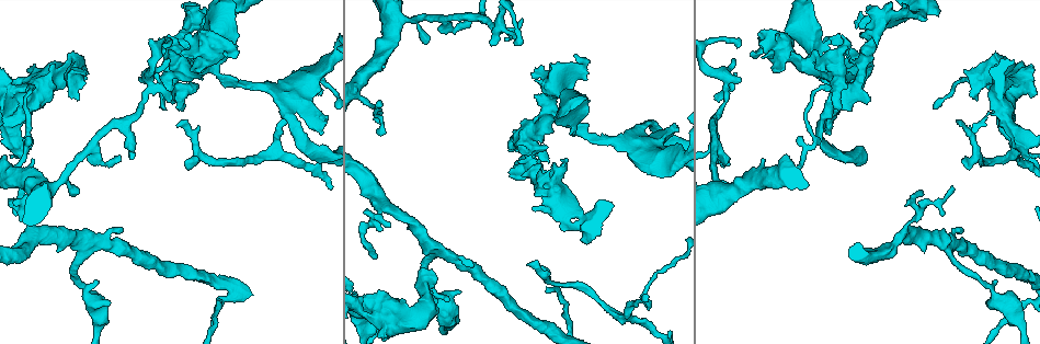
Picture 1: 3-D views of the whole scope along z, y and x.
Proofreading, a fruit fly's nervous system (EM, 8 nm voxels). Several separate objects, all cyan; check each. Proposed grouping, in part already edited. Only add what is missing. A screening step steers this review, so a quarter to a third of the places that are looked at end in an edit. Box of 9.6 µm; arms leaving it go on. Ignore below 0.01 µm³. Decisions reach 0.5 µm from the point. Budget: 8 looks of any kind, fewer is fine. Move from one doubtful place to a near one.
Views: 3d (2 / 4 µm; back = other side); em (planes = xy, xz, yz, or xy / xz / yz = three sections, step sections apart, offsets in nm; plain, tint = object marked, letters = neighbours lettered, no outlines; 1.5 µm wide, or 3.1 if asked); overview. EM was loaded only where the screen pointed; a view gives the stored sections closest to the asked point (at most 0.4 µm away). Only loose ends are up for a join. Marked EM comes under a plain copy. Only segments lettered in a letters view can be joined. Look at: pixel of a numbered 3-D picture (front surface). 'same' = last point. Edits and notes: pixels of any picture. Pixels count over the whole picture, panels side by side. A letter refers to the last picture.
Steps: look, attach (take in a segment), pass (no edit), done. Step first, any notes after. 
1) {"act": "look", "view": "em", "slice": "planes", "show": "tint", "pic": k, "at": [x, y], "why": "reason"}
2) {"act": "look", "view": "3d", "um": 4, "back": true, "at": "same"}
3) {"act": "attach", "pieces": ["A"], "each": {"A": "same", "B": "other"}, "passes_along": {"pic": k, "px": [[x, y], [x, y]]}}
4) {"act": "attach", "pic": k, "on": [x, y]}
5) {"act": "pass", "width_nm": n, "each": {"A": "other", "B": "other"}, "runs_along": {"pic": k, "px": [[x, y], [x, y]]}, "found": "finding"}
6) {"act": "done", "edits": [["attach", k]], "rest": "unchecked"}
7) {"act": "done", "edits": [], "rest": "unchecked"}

{"act": "look", "view": "em", "slice": "yz", "step": 4, "show": "letters", "pic": 1, "at": [960, 125], "why": "free end"}

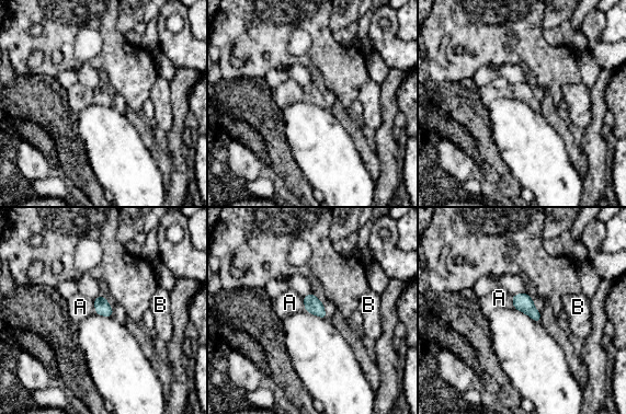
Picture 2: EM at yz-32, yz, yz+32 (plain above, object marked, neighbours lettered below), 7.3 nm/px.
{"act": "look", "view": "em", "slice": "planes", "show": "letters", "at": "same", "why": "cut it another way"}

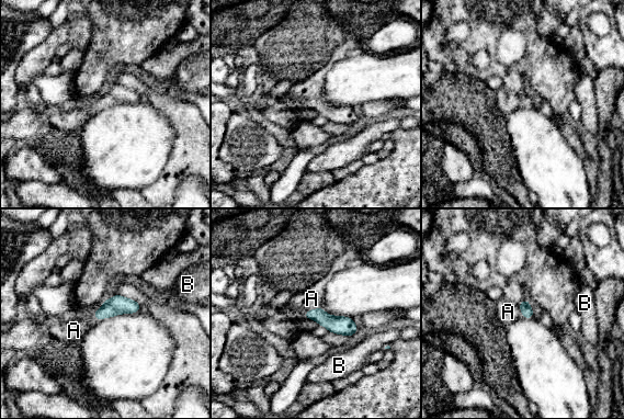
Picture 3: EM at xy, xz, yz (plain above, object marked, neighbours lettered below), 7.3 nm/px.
{"act": "attach", "pieces": ["A"], "each": {"A": "same", "B": "other"}, "passes_along": {"pic": 3, "px": [[340, 325], [313, 309], [312, 298]]}, "found": "the cell continues"}

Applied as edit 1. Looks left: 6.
{"act": "look", "view": "overview", "why": "redraw"}

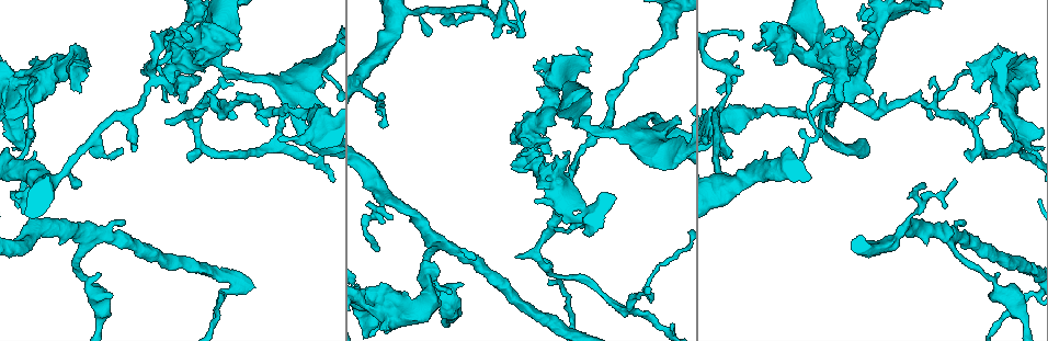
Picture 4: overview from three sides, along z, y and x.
{"act": "look", "view": "3d", "um": 2, "pic": 4, "at": [735, 52], "why": "thin end"}

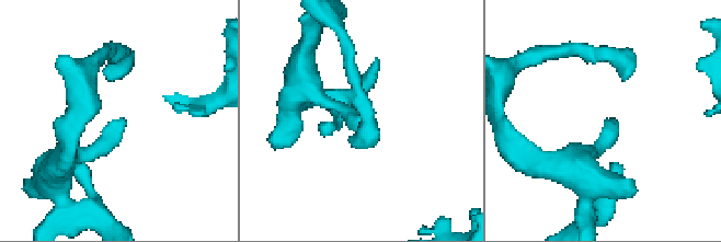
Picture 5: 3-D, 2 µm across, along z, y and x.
{"act": "look", "view": "em", "slice": "planes", "show": "letters", "pic": 5, "at": [614, 117], "why": "shape alone is not enough"}

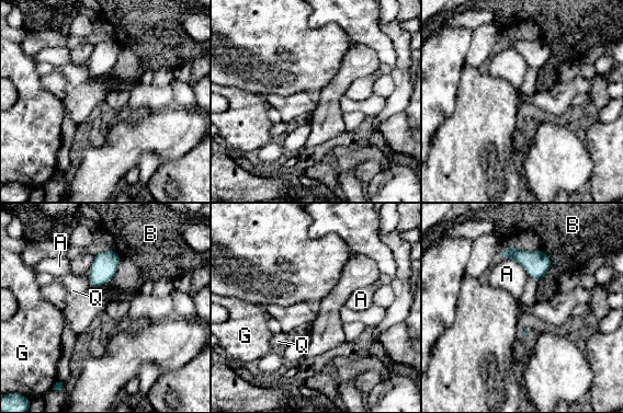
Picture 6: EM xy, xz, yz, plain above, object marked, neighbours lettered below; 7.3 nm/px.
{"act": "pass", "each": {"A": "other", "B": "other", "G": "other", "Q": "other"}, "border": {"pic": 6, "px": [[546, 254], [550, 266], [539, 280]]}, "found": "no lettered segment goes on from it"}

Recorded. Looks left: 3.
{"act": "look", "view": "3d", "um": 4, "pic": 4, "at": [830, 126], "why": "an open end"}

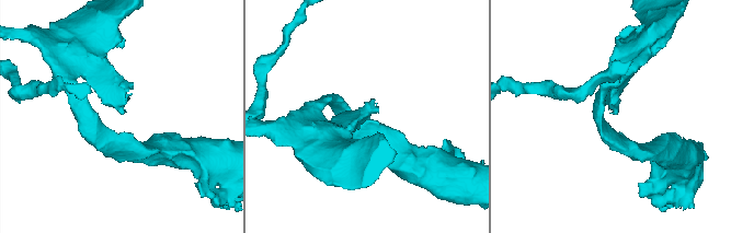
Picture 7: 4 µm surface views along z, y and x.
{"act": "look", "view": "em", "slice": "planes", "show": "tint", "pic": 7, "at": [614, 113], "why": "now the EM"}

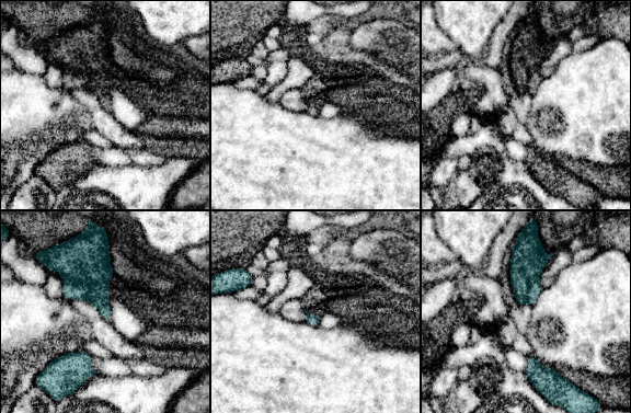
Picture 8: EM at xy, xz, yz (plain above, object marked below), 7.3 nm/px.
{"act": "look", "view": "em", "slice": "planes", "show": "letters", "at": "same", "why": "see the neighbours"}

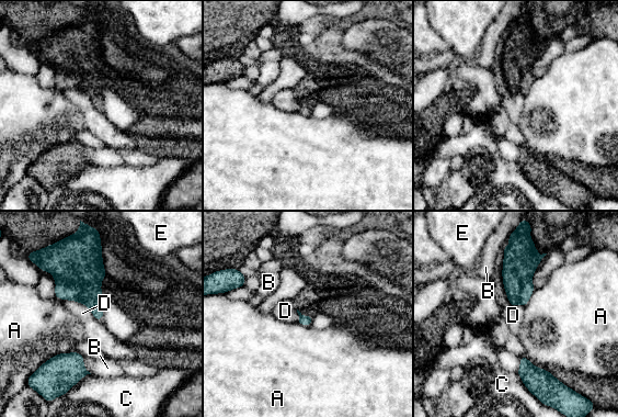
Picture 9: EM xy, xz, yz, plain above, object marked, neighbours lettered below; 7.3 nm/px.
{"act": "pass", "each": {"A": "other", "B": "other", "C": "other", "D": "other", "E": "other"}, "border": {"pic": 9, "px": [[63, 299], [83, 303], [100, 320]]}, "found": "none of them fits"}

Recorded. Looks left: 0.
{"act": "done", "edits": [["attach", 3]], "rest": "unchecked"}

